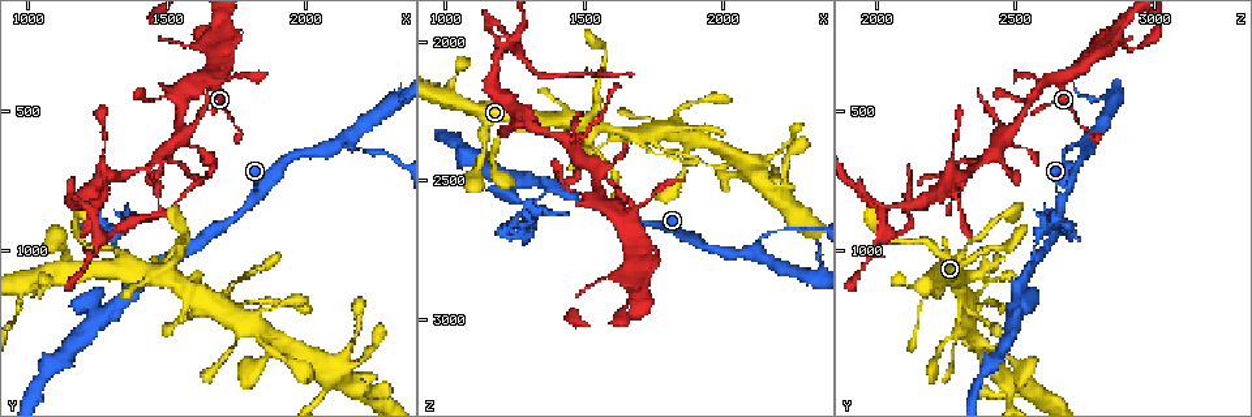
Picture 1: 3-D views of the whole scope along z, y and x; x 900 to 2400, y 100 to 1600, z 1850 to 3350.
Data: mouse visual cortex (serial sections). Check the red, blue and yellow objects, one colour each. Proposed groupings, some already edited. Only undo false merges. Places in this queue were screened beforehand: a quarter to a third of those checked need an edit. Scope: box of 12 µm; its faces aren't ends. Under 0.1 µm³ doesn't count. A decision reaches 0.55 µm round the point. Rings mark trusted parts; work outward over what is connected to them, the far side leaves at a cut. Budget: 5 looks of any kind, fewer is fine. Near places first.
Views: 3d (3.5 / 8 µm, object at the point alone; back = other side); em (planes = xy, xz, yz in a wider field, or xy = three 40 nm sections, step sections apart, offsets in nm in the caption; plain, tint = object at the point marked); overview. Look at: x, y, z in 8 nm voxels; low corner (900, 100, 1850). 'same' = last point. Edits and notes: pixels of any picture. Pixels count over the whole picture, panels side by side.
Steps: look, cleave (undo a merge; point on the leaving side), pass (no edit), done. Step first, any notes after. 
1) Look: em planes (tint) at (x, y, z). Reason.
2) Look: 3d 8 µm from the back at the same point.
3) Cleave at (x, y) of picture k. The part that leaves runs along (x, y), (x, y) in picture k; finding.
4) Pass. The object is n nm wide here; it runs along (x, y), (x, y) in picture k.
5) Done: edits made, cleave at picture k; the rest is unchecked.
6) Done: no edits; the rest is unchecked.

Look: 3d 3.5 µm at (1490, 1060, 2290). Four-way junction.

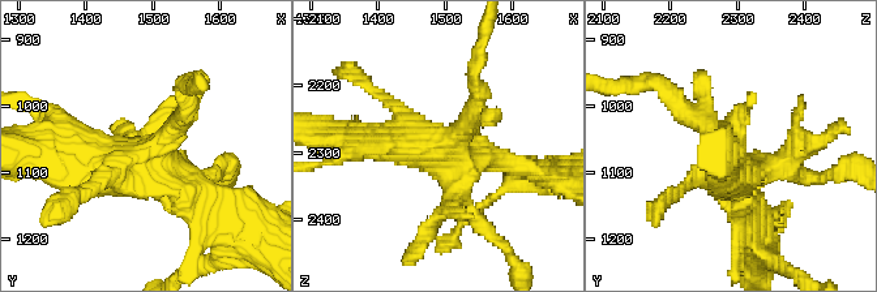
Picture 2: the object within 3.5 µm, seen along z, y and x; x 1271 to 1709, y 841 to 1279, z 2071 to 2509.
Look: em xy step 2 (tint) at (1490, 1070, 2290). Shape alone is not enough.

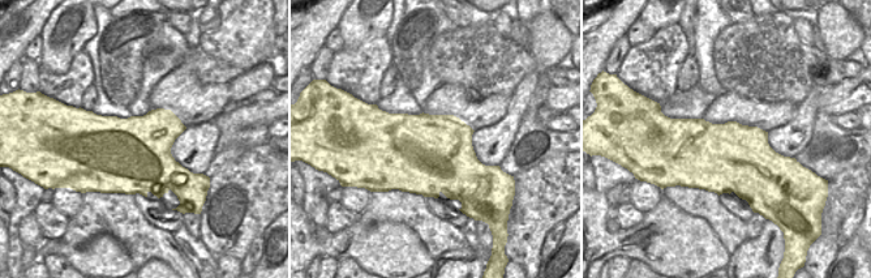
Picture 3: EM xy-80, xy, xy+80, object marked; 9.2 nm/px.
Cleave at (676, 102) of picture 2. Two cells meet here.

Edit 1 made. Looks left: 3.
Look: overview. Redraw.

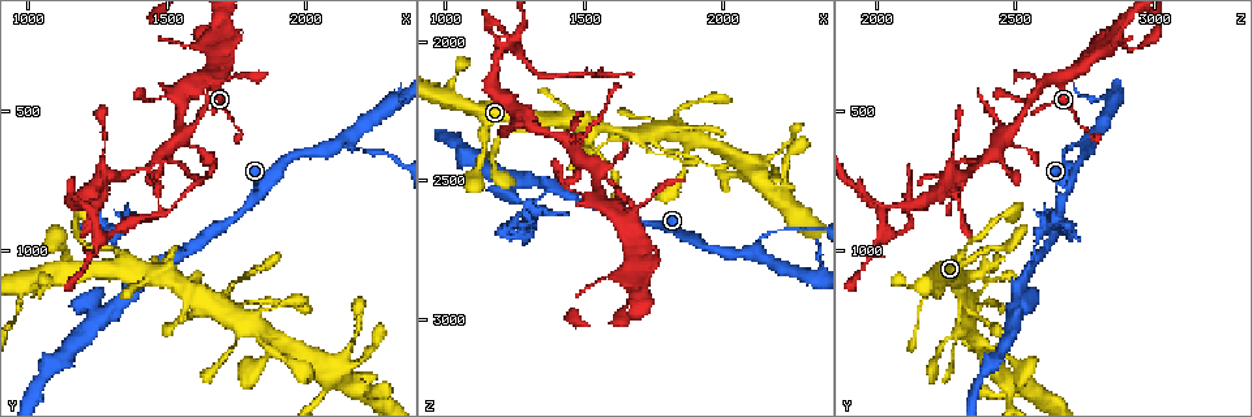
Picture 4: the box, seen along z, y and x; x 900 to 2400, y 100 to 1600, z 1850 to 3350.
Look: 3d 8 µm at (2190, 640, 2690). A narrow waist.

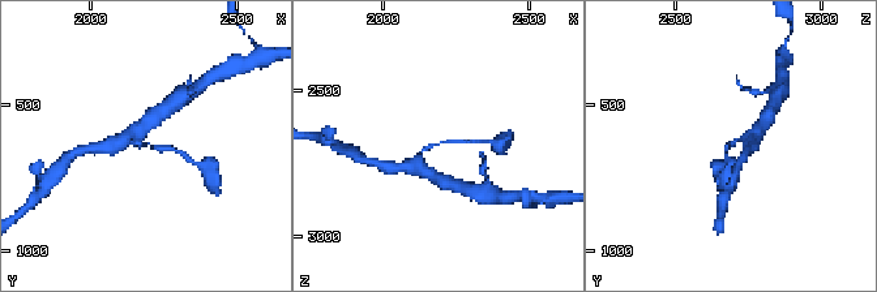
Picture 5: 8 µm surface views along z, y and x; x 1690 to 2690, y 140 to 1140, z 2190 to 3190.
Look: 3d 3.5 µm at (2190, 640, 2680).

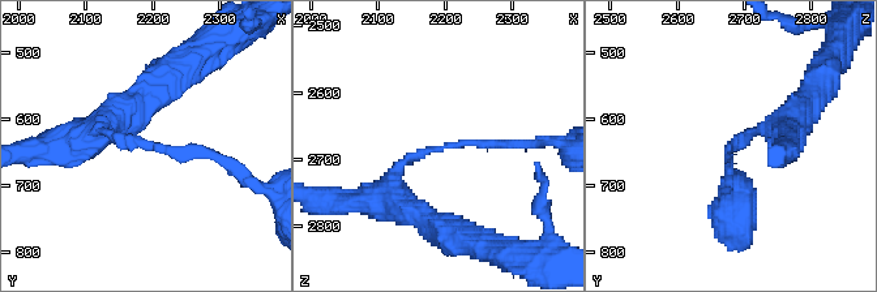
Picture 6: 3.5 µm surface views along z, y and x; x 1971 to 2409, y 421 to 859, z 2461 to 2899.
Pass. It runs along (92, 136), (103, 128), (232, 163) in picture 6; all the same cell.

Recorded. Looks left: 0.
Done: edits made, cleave at picture 2; the rest is unchecked.

